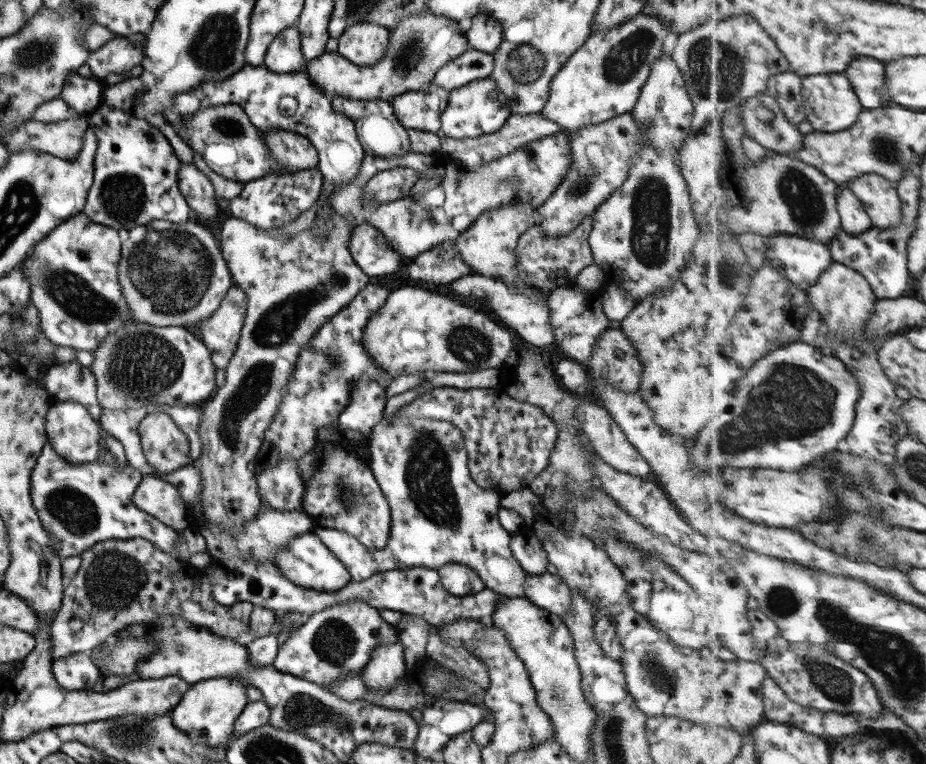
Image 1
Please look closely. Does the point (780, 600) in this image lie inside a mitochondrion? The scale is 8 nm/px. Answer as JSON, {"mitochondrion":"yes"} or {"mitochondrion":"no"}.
{"mitochondrion":"yes"}

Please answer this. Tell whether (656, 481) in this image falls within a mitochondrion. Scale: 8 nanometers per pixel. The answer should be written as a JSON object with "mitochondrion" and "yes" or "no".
{"mitochondrion":"no"}

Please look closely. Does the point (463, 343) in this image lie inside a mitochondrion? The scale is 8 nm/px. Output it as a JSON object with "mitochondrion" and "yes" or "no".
{"mitochondrion":"yes"}

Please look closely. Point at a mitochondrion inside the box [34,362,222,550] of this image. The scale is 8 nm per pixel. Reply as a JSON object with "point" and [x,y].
{"point":[75,511]}

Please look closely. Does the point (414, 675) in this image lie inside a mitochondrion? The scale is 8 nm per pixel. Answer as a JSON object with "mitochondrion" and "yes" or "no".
{"mitochondrion":"no"}

